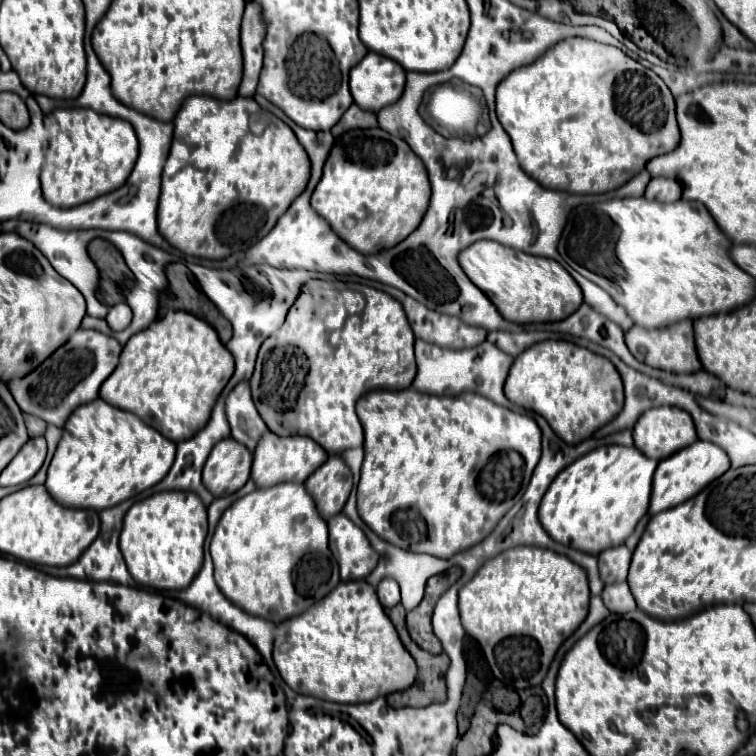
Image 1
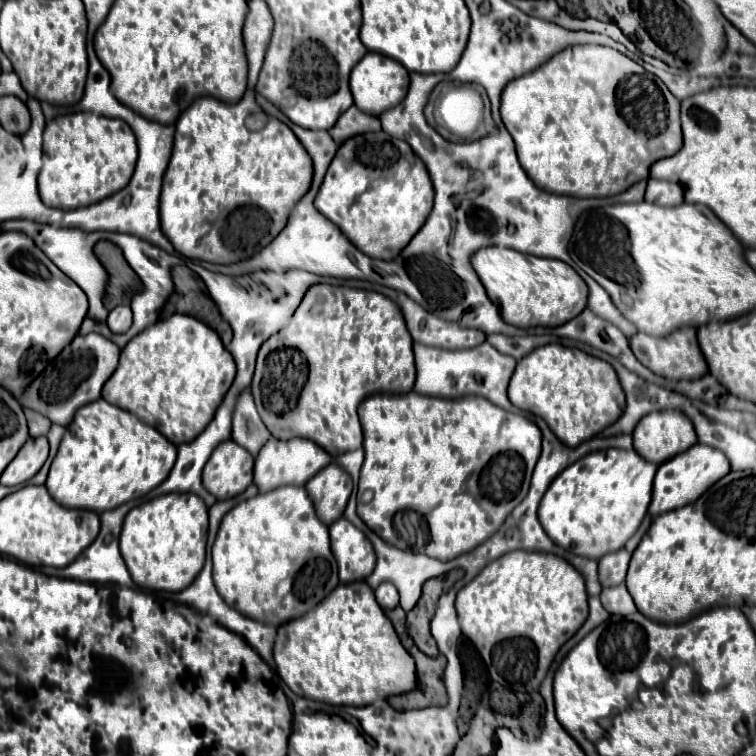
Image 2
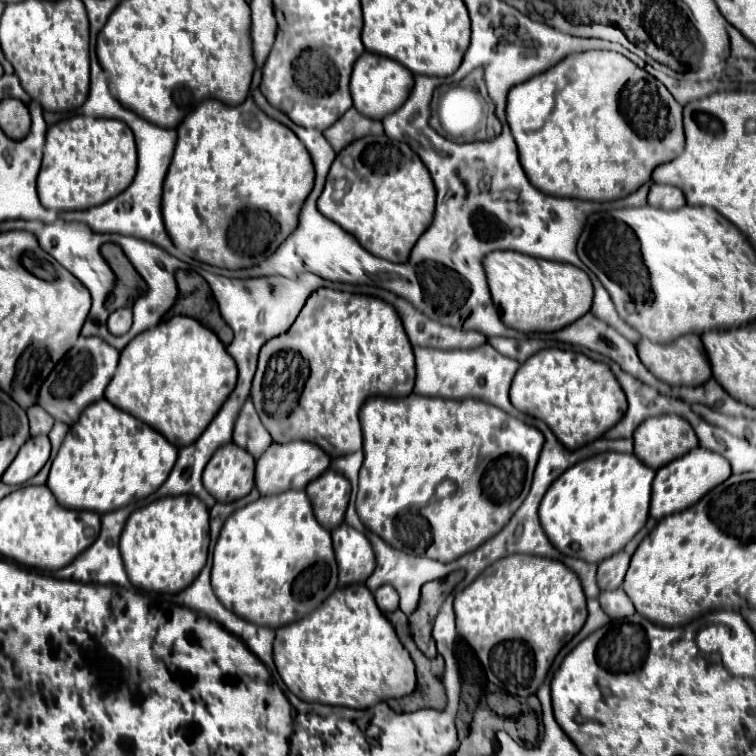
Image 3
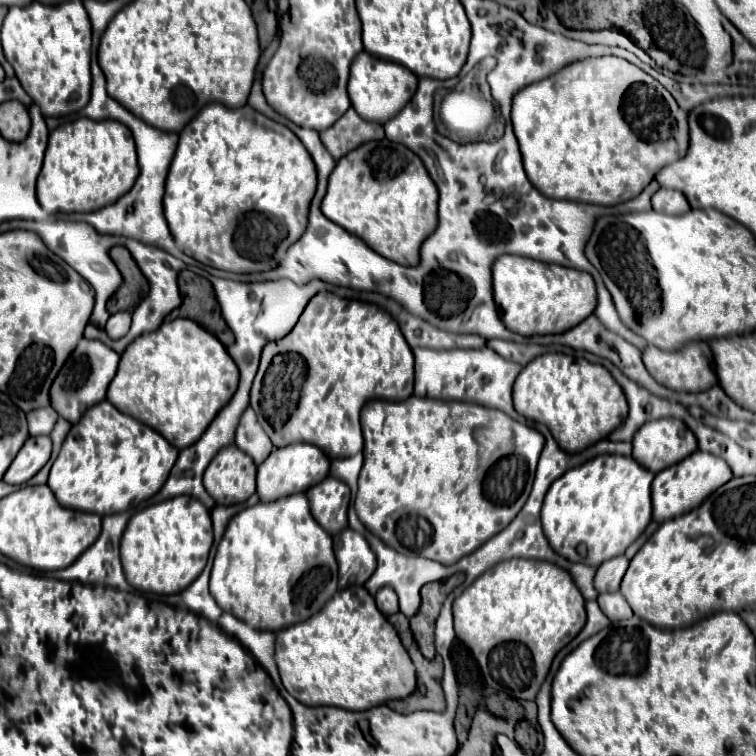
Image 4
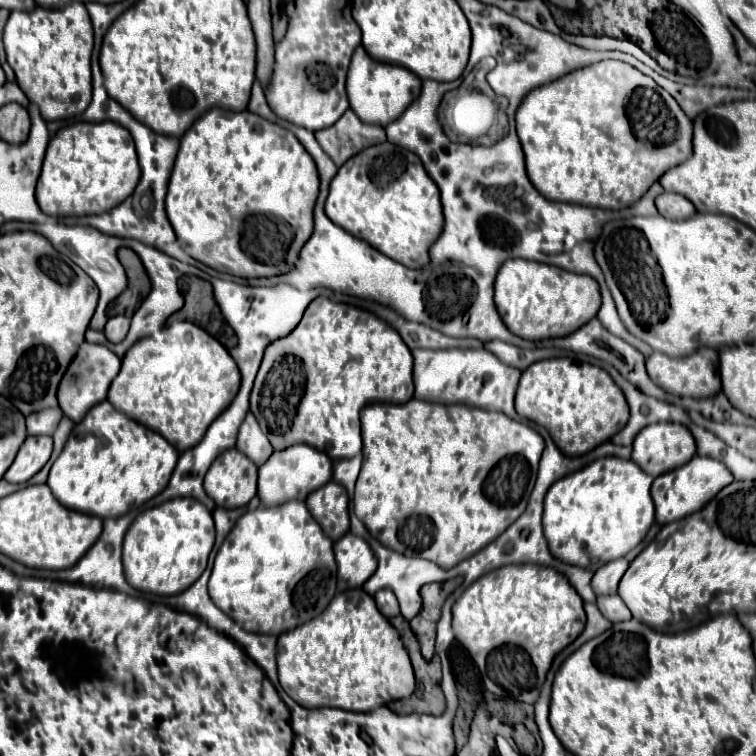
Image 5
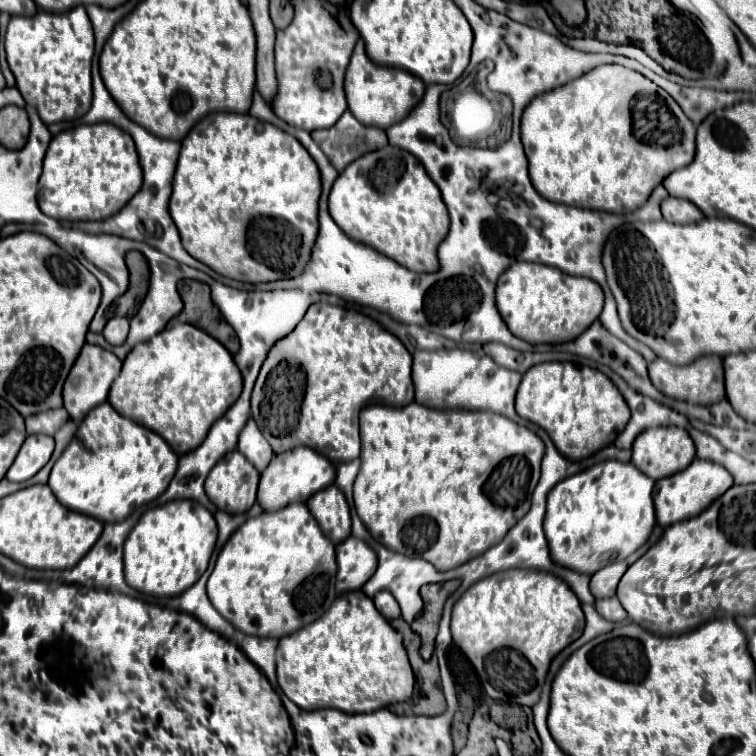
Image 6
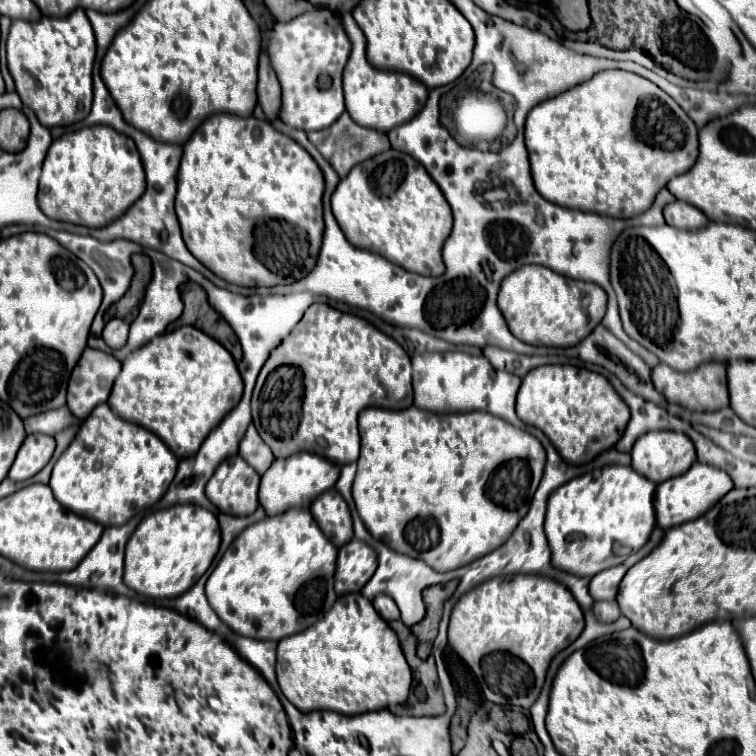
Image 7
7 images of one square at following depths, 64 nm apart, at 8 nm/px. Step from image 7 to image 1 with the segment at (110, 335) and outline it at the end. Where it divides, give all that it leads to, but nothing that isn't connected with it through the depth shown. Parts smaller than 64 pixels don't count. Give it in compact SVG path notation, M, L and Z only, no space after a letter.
M120 302L120 304L114 304L110 310L108 310L108 316L106 316L106 322L112 330L124 330L132 320L132 310L126 302Z

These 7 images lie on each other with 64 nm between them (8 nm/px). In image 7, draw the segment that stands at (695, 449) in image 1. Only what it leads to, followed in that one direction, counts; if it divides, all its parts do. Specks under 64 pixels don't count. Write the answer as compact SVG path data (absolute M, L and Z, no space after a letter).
M694 462L688 472L656 486L656 494L654 494L656 522L662 530L668 530L680 522L688 522L692 518L698 518L700 514L708 512L732 488L734 488L734 482L728 476L728 472L724 472L716 466L710 466L710 464Z

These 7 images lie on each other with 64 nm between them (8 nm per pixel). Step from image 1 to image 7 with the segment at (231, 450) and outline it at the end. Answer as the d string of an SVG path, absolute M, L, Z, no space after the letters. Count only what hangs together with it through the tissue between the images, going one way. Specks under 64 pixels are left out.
M236 454L216 468L206 484L206 496L224 514L248 516L258 506L258 482L258 472Z

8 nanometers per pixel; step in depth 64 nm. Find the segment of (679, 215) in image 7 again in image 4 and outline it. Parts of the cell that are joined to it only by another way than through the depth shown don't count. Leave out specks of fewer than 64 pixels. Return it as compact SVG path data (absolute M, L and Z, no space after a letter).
M660 188L652 196L652 208L666 212L666 214L680 214L680 212L688 212L690 204L682 192L670 190L670 188Z

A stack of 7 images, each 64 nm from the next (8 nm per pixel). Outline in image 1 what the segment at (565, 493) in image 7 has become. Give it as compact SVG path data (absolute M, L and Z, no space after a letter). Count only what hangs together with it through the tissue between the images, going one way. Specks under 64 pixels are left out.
M600 446L584 456L580 456L576 462L566 466L550 484L546 490L538 518L544 526L544 530L560 544L572 546L580 552L596 556L604 546L620 546L624 540L634 532L638 520L648 512L650 502L650 490L652 490L652 474L656 470L658 462L642 454L636 446Z

